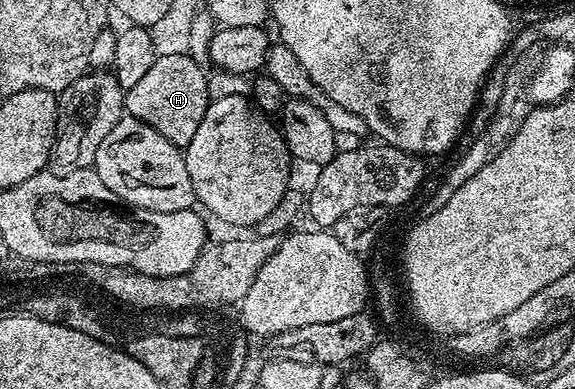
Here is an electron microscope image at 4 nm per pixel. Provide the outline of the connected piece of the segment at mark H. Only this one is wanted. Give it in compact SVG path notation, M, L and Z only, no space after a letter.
M189 54L158 56L144 79L139 79L139 83L126 92L125 113L159 131L159 135L172 145L189 145L191 139L195 139L195 131L199 131L199 123L203 123L203 115L211 100L209 81L201 69L202 62Z

